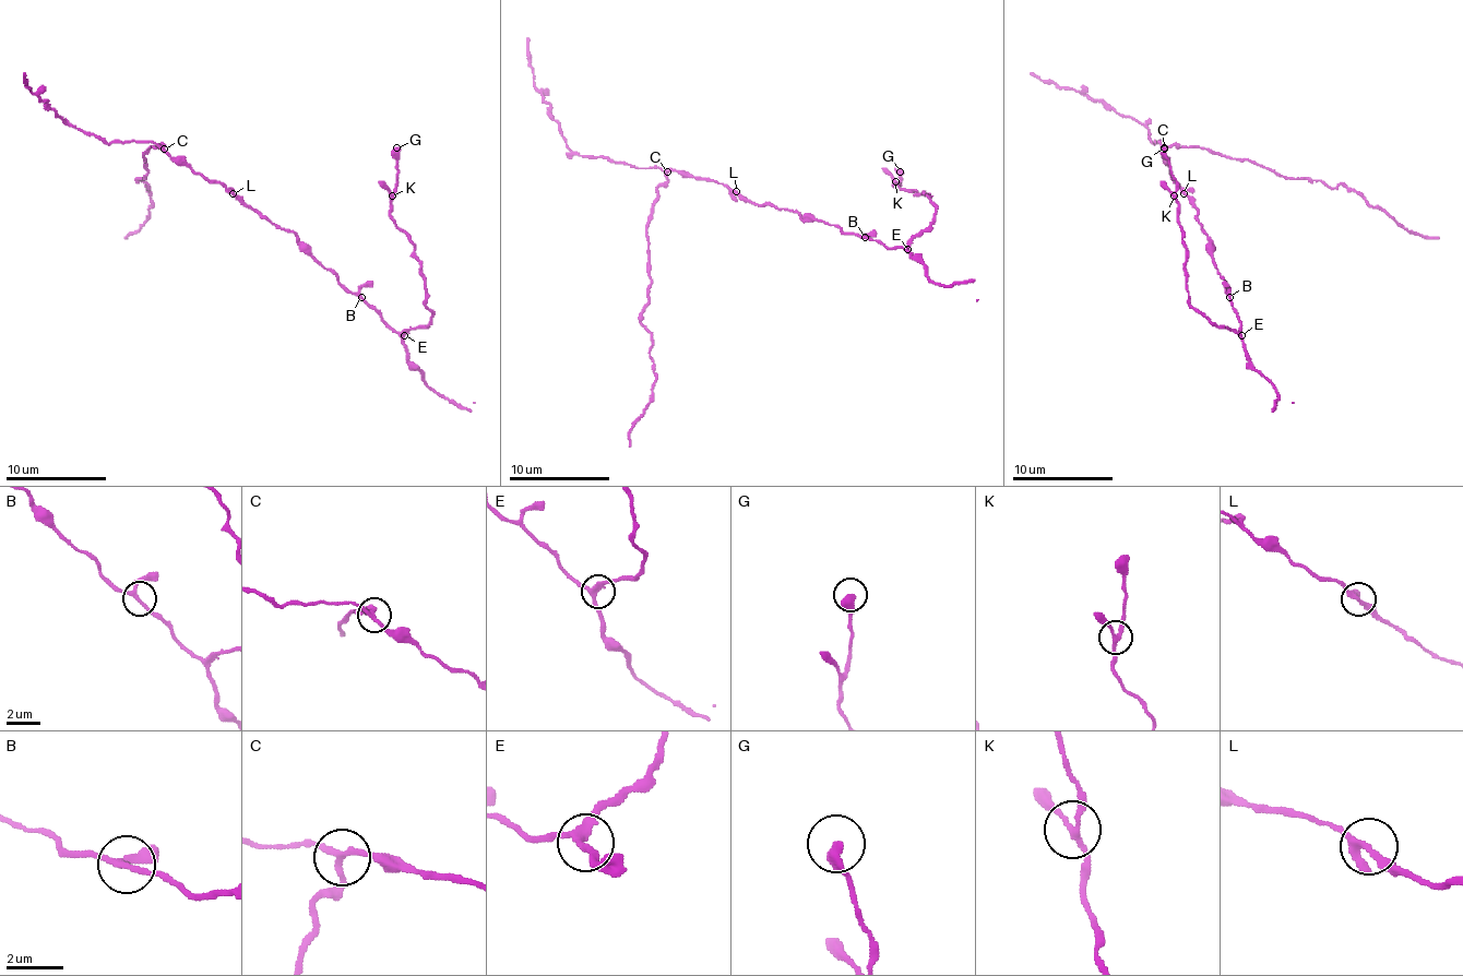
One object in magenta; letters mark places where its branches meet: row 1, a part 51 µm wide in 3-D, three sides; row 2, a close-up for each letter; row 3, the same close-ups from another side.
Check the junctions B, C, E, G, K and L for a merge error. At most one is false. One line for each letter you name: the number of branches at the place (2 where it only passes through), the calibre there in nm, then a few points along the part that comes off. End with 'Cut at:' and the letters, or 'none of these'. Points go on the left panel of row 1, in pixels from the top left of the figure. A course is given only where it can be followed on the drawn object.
C: Branches: 3. Thickness 180 nm. Course of the part to remove: (164, 147), (152, 145), (144, 153), (146, 176), (139, 180), (150, 188), (146, 183), (150, 218), (127, 239)
Cut at: C

